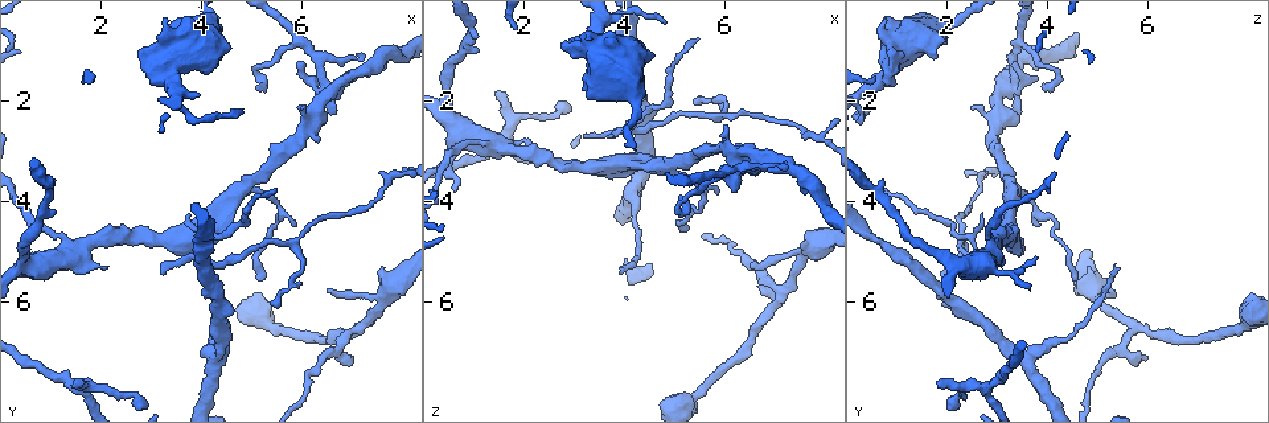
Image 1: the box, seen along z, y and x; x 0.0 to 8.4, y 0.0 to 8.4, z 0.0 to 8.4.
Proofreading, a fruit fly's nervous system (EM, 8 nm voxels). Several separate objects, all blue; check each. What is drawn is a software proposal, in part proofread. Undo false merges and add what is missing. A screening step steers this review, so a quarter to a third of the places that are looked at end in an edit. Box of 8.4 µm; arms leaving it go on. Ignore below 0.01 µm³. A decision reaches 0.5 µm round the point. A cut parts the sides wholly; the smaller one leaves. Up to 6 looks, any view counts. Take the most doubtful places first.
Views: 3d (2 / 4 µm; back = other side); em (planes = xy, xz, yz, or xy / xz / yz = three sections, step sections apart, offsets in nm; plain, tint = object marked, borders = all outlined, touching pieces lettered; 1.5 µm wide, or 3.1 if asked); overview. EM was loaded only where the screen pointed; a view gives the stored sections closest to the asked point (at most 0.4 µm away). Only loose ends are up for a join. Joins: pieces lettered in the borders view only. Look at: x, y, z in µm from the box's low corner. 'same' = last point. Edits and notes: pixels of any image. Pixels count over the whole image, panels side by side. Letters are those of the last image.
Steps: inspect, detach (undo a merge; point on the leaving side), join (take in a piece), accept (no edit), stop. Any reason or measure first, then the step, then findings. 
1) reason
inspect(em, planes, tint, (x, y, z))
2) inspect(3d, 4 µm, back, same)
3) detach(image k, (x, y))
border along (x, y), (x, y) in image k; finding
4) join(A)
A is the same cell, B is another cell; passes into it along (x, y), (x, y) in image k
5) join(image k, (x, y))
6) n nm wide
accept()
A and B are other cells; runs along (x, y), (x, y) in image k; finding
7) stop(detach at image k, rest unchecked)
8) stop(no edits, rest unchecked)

thin neck
inspect(em, xz, step 8, borders, (6.55, 1.80, 3.10))

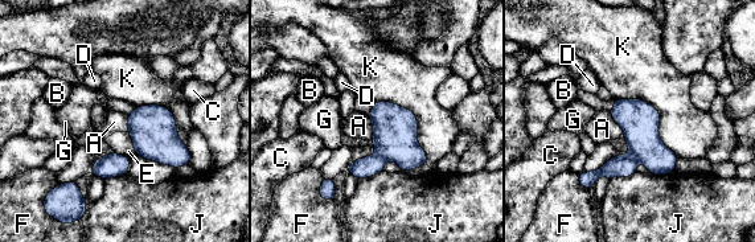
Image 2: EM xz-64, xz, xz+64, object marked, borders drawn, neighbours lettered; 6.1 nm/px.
inspect(em, planes, borders, same)

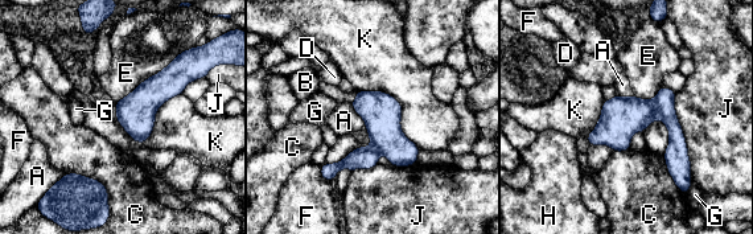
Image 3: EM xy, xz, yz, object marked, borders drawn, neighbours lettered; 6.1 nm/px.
J touches over 550 nm
detach(image 3, (665, 98))
A, B, C, D, E, F, G, H, J and K are other cells; border along (654, 99), (659, 118) in image 3; a second cell is stuck on

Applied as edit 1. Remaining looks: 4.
redraw
inspect(overview)

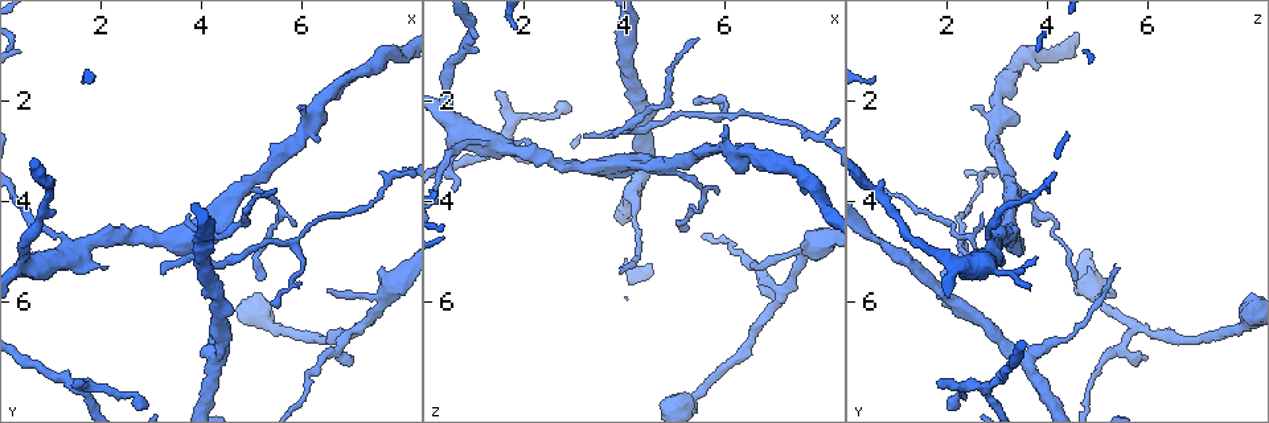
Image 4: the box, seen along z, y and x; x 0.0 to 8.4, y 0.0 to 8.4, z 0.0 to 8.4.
branch stops here
inspect(3d, 2 µm, (1.45, 7.65, 1.90))

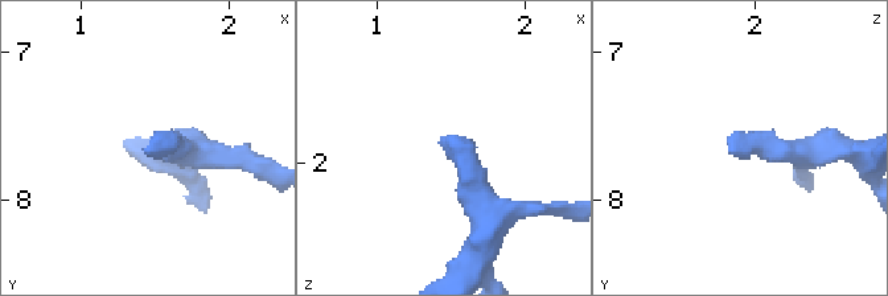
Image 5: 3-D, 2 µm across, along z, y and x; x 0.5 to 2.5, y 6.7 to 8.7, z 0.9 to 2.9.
shape alone is not enough
inspect(em, xy, step 4, borders, (1.48, 7.70, 1.86))

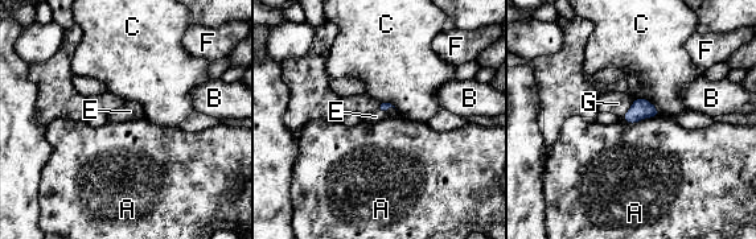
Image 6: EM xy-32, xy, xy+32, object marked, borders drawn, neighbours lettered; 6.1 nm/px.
join(E)
E is the same cell, A, B, C, F and G are other cells; the cell continues

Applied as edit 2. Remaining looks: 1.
branch stops here
inspect(em, planes, borders, (5.45, 6.10, 2.05))

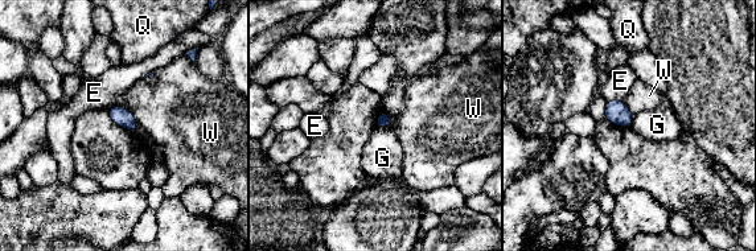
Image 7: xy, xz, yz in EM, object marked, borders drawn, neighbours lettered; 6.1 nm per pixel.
accept()
E, G, Q and W are other cells; border along (390, 124), (377, 128) in image 7; no lettered piece goes on from it

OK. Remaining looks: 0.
stop(detach at image 3, join at image 6, rest unchecked)

